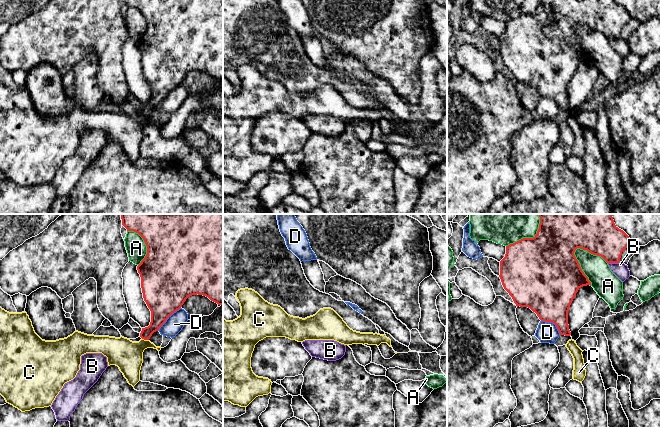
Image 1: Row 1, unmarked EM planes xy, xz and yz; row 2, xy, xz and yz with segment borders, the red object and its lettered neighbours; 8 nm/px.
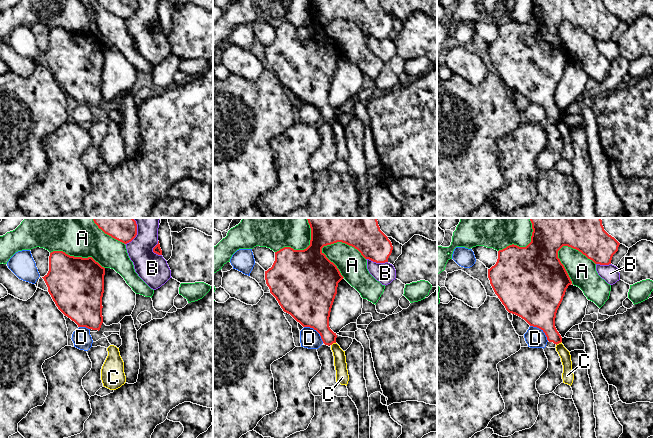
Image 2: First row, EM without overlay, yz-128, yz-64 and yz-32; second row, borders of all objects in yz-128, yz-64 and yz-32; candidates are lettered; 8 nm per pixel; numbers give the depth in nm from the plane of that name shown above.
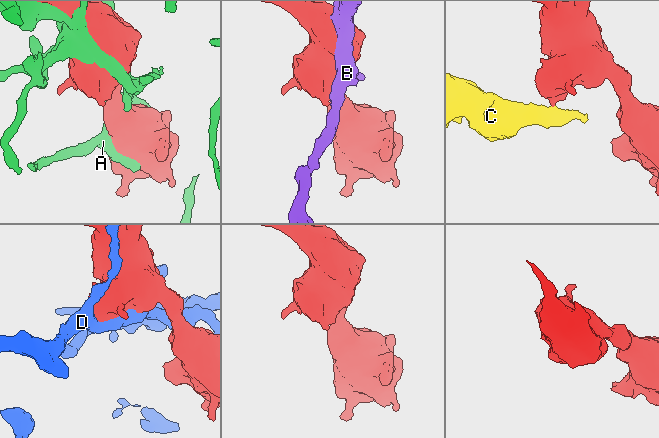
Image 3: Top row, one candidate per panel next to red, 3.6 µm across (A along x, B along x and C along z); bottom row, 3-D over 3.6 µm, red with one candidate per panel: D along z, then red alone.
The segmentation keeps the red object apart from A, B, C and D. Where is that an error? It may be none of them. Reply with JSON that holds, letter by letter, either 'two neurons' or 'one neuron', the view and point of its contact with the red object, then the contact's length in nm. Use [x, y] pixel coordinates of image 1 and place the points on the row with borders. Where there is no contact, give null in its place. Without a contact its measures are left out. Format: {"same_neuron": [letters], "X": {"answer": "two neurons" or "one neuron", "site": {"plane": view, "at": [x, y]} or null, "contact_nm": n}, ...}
{"same_neuron": [], "A": {"answer": "two neurons", "site": {"plane": "yz", "at": [579, 266]}, "contact_nm": 340}, "B": {"answer": "two neurons", "site": {"plane": "yz", "at": [613, 262]}, "contact_nm": 100}, "C": {"answer": "two neurons", "site": {"plane": "xy", "at": [145, 339]}, "contact_nm": 60}, "D": {"answer": "two neurons", "site": {"plane": "xy", "at": [167, 318]}, "contact_nm": 260}}

